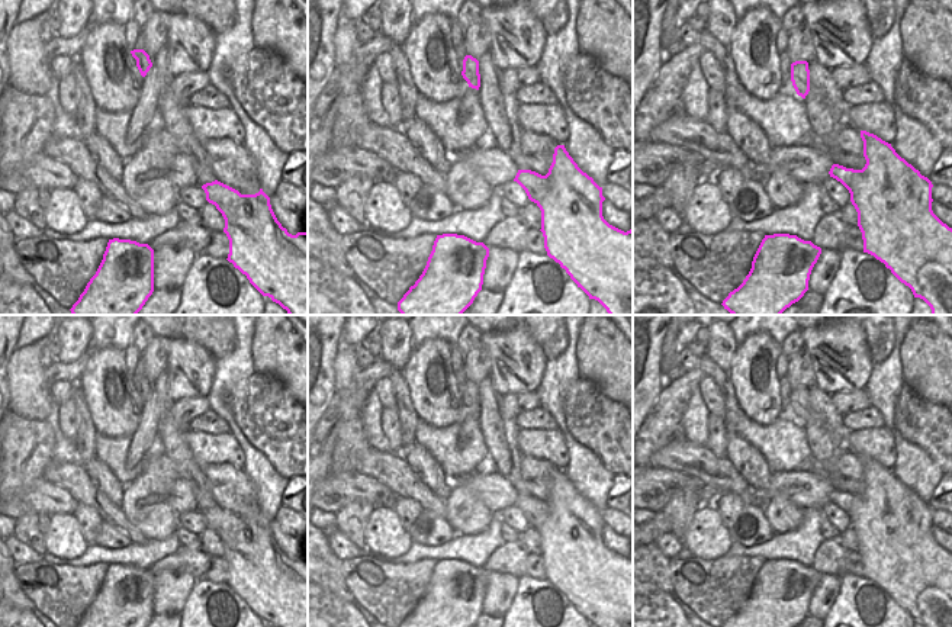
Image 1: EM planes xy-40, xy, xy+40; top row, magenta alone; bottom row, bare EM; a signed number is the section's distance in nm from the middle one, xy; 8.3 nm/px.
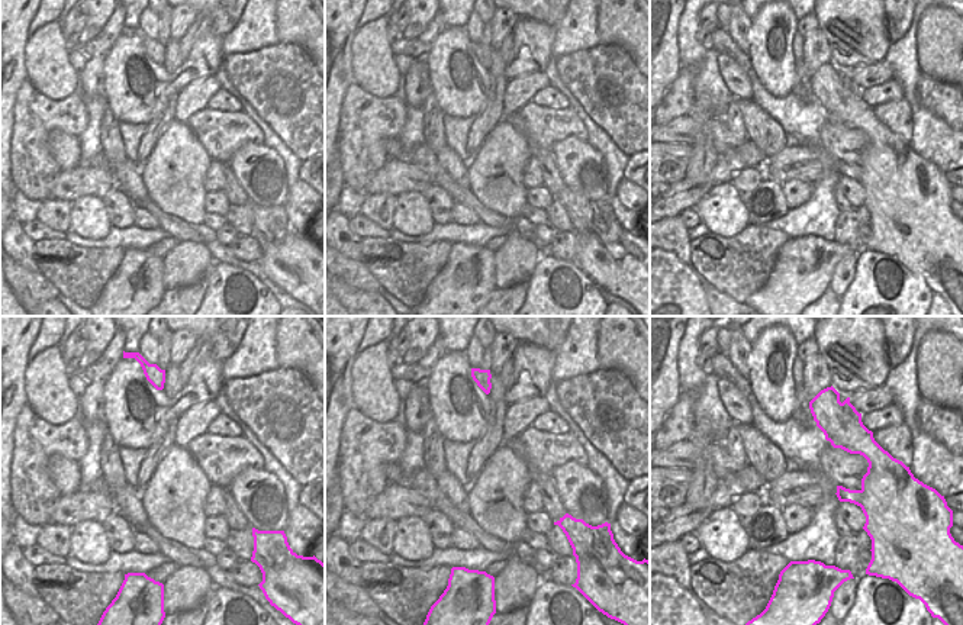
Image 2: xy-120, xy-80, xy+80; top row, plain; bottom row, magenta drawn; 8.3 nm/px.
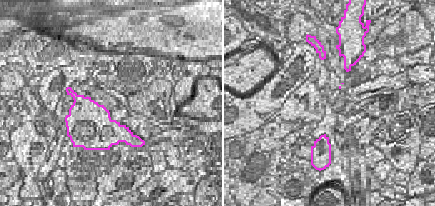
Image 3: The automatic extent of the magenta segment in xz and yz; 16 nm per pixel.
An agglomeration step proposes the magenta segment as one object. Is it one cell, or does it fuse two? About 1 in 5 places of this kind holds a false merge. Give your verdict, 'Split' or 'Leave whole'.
Leave whole.

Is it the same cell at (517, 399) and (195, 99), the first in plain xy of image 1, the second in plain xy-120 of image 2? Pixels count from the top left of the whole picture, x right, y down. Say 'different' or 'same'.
same

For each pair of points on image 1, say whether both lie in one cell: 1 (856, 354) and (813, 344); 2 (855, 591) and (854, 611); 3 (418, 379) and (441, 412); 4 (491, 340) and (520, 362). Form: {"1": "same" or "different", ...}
{"1": "same", "2": "same", "3": "same", "4": "same"}

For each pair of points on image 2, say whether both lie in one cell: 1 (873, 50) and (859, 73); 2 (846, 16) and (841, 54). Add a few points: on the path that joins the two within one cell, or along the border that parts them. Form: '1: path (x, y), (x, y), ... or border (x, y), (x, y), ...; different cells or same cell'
1: border (883, 58), (870, 64), (841, 68); different cells
2: path (856, 28), (860, 42), (853, 44); same cell

